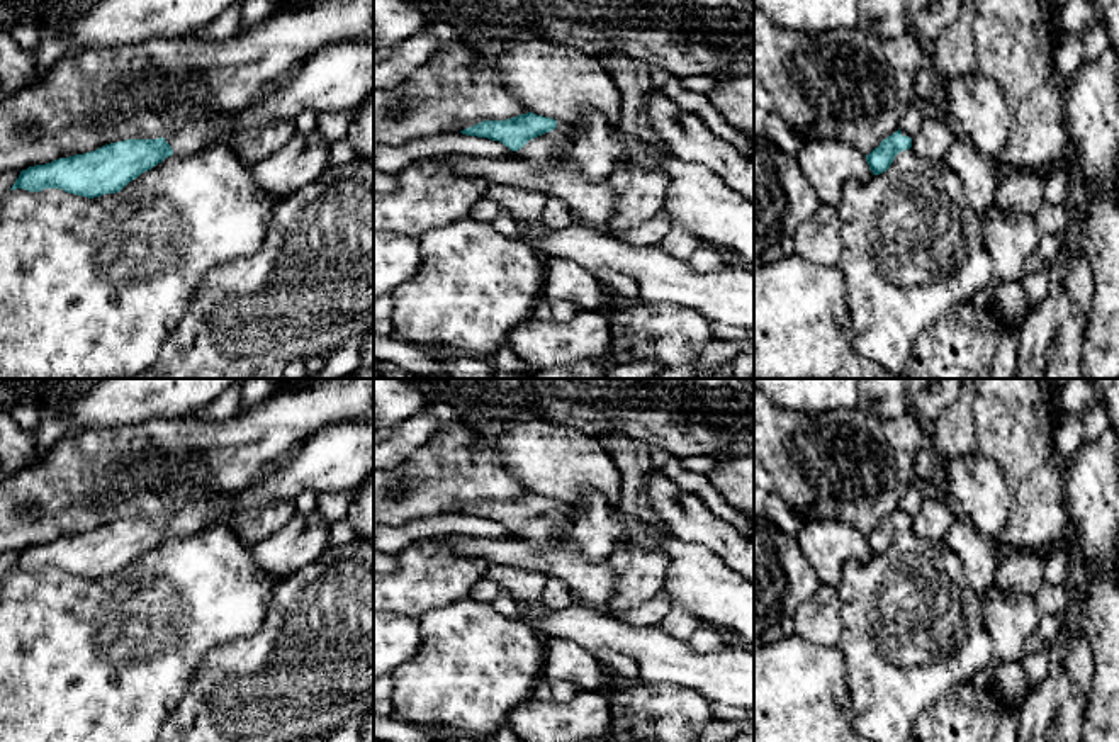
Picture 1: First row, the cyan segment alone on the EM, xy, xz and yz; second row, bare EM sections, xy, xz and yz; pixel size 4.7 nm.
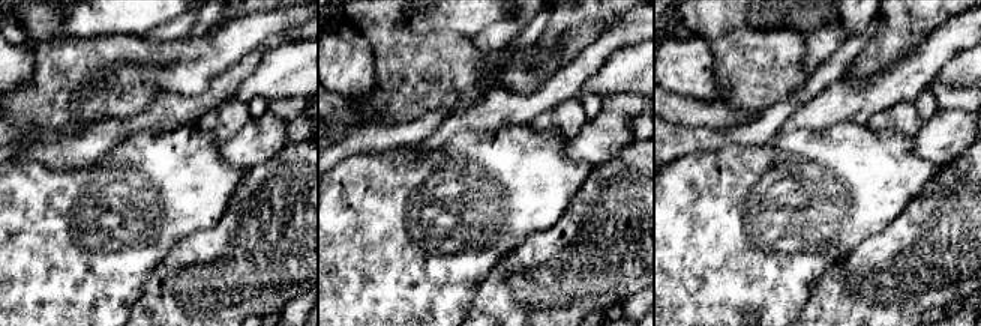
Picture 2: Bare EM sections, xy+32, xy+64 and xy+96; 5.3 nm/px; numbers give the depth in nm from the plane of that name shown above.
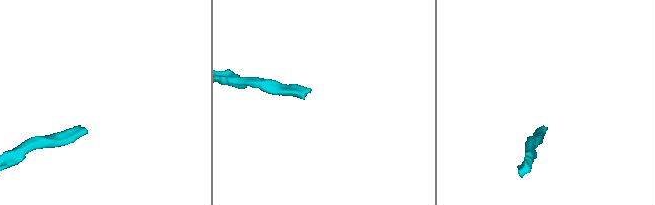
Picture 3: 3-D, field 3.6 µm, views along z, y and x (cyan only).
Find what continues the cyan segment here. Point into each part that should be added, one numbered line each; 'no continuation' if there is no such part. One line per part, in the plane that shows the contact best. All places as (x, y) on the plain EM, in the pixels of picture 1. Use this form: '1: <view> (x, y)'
1: xy (192, 517)

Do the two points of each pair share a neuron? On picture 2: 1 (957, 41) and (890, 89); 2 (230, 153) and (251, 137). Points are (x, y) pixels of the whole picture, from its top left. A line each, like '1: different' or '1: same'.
1: same
2: same

